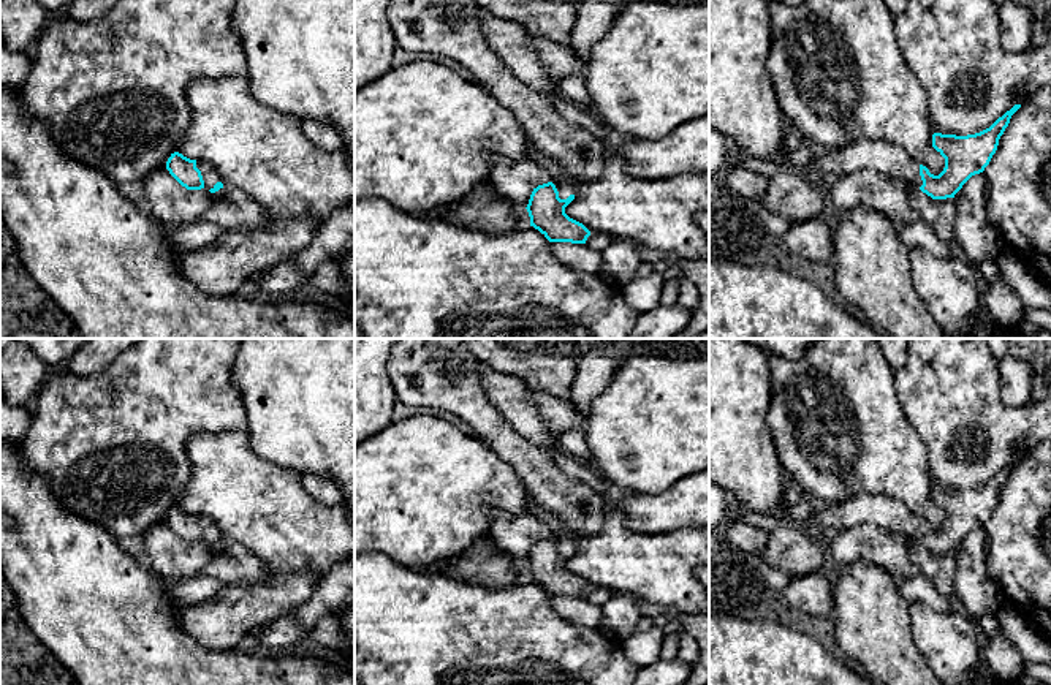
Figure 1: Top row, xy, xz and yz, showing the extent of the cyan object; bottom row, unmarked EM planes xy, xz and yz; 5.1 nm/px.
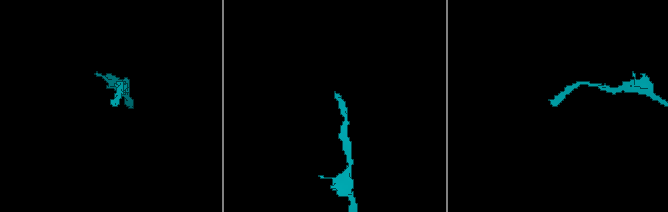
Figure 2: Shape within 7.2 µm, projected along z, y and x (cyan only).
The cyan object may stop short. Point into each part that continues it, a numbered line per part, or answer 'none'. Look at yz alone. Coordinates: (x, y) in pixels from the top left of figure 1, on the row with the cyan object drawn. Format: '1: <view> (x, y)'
1: yz (891, 162)

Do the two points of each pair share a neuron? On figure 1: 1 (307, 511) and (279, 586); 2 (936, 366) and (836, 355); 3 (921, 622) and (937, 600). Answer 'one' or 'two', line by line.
1: two
2: two
3: two

